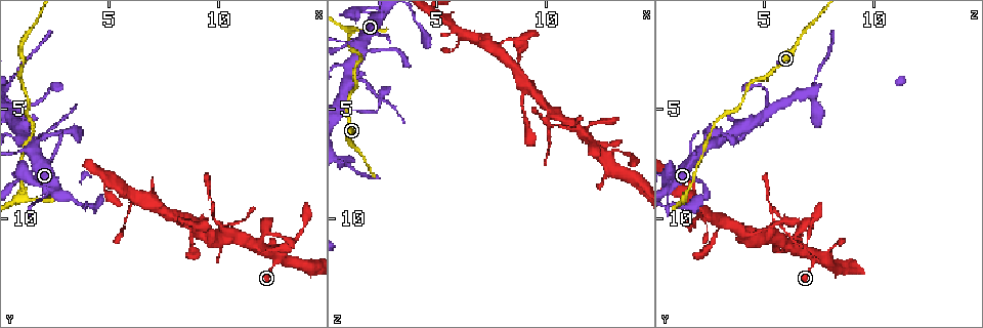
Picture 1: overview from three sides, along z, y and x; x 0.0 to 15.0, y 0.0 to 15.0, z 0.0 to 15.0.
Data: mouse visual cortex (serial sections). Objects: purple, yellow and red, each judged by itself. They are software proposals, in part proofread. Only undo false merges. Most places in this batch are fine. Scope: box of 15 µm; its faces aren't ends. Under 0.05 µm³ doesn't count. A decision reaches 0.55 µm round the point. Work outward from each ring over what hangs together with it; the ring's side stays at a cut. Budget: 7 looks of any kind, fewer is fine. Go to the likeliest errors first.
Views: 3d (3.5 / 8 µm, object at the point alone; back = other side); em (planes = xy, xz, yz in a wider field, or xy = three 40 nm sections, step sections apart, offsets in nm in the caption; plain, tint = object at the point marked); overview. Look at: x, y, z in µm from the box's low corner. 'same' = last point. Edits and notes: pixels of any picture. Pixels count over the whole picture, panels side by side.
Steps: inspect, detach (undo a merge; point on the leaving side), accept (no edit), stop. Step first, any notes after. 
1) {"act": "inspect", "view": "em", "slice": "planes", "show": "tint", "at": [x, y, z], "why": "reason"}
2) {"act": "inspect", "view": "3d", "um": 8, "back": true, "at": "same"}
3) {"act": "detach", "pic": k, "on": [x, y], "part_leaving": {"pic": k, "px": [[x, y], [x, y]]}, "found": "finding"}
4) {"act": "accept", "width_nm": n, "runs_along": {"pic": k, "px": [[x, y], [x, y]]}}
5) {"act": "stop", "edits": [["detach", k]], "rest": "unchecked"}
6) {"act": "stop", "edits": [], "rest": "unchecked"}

{"act": "inspect", "view": "3d", "um": 8, "at": [1.0, 8.8, 1.4], "why": "branch point"}

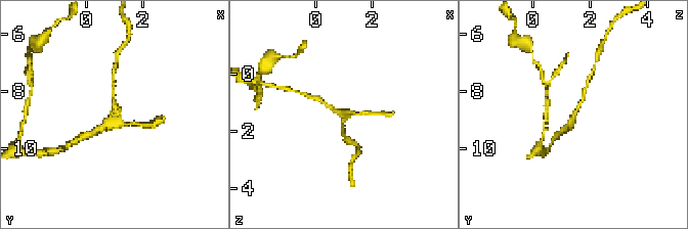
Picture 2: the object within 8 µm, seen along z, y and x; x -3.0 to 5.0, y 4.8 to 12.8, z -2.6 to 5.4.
{"act": "inspect", "view": "3d", "um": 3.5, "back": true, "at": [1.2, 8.8, 1.4], "why": "closer look"}

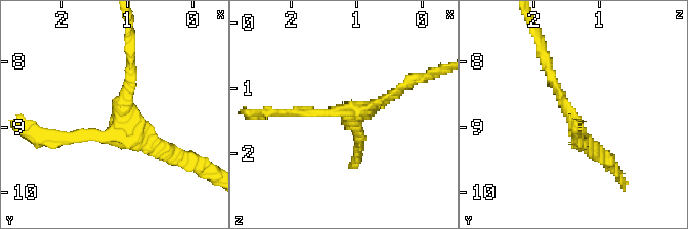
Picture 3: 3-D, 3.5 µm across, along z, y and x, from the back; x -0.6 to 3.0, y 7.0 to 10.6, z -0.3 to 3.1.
{"act": "inspect", "view": "em", "slice": "xy", "step": 1, "show": "tint", "at": [1.10, 8.80, 1.45], "why": "shape alone is not enough"}

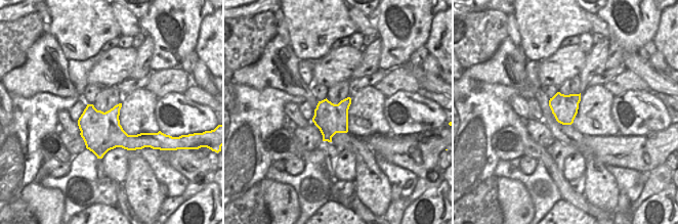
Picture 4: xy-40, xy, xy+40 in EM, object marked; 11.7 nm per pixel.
{"act": "accept", "runs_along": {"pic": 3, "px": [[543, 55], [576, 137], [595, 149]]}, "found": "continuous, no second cell"}

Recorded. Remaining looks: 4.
{"act": "inspect", "view": "3d", "um": 3.5, "at": [12.6, 11.8, 7.2], "why": "abrupt turn"}

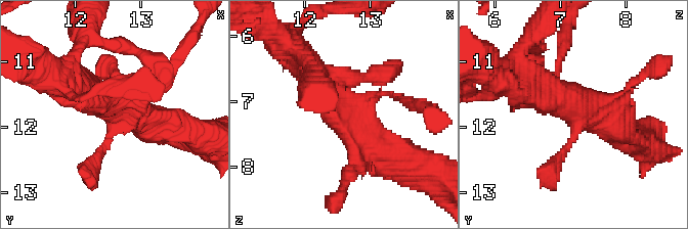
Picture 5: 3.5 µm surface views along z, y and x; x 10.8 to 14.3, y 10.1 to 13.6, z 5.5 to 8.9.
{"act": "inspect", "view": "em", "slice": "planes", "show": "tint", "at": [12.60, 11.80, 7.25]}

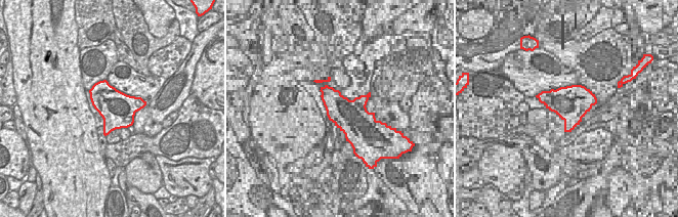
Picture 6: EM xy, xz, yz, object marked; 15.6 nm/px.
{"act": "accept", "runs_along": {"pic": 5, "px": [[89, 170], [115, 109], [80, 91]]}, "found": "one cell here"}

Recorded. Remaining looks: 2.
{"act": "inspect", "view": "3d", "um": 3.5, "at": [10.1, 10.2, 5.6], "why": "thick turns thin"}

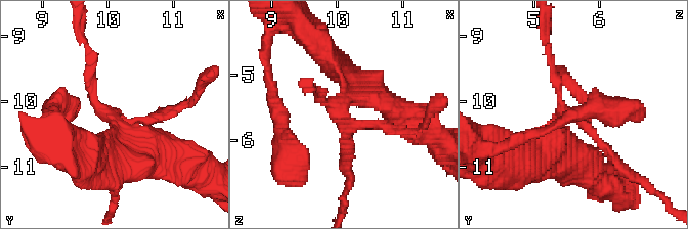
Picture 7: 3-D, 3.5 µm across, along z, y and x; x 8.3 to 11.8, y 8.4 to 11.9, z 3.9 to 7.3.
{"act": "inspect", "view": "em", "slice": "xy", "step": 5, "show": "tint", "at": [10.05, 10.25, 5.55]}

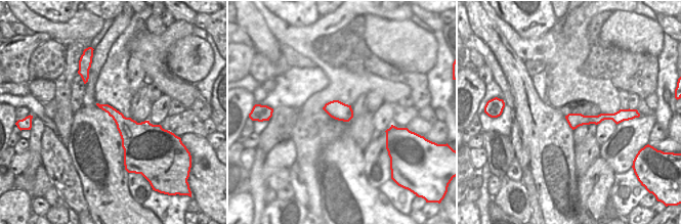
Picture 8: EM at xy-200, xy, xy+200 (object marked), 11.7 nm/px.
{"act": "detach", "pic": 7, "on": [155, 119], "part_leaving": {"pic": 7, "px": [[347, 99], [341, 107], [347, 173]]}, "found": "two cells meet here"}

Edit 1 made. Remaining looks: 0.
{"act": "stop", "edits": [["detach", 7]], "rest": "unchecked"}

